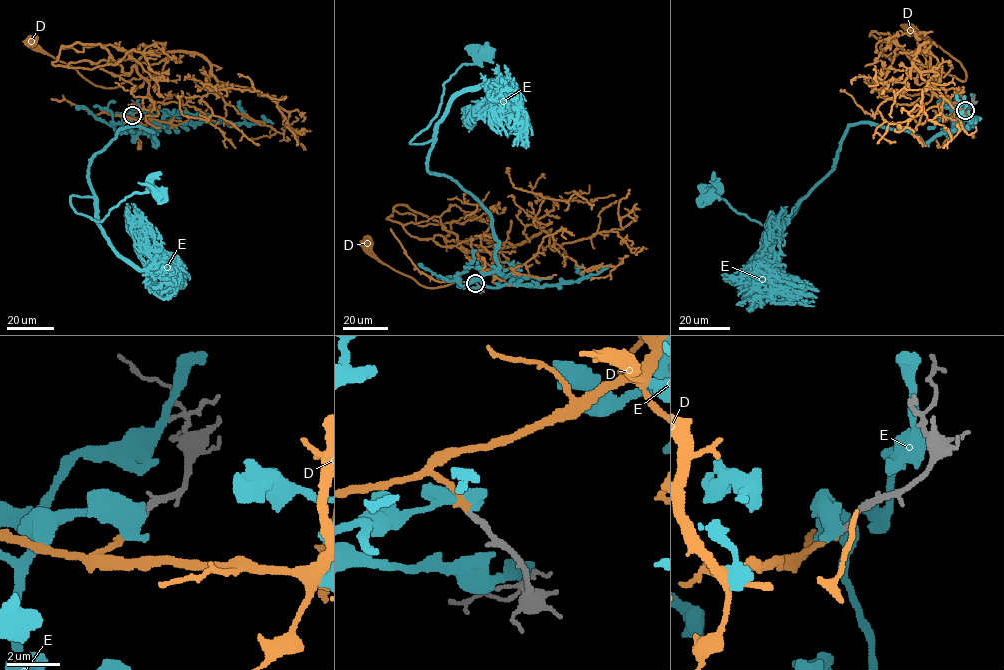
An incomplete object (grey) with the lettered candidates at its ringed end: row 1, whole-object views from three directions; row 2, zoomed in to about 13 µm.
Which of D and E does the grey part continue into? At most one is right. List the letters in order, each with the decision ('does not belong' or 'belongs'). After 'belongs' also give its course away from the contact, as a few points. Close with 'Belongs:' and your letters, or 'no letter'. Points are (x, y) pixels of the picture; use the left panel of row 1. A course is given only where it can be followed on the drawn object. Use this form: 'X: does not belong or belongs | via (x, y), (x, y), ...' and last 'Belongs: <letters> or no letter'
D: belongs | via (132, 115), (149, 117), (154, 102), (145, 80), (133, 78), (112, 88), (94, 85), (32, 42)
E: does not belong
Belongs: D

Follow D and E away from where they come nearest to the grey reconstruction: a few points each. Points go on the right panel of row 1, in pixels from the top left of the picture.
D: (965, 110), (954, 114), (950, 102), (930, 87), (928, 72), (940, 70), (964, 81), (962, 64), (912, 31)
E: (965, 110), (966, 126), (925, 143), (851, 123), (832, 170), (773, 225), (711, 195)

